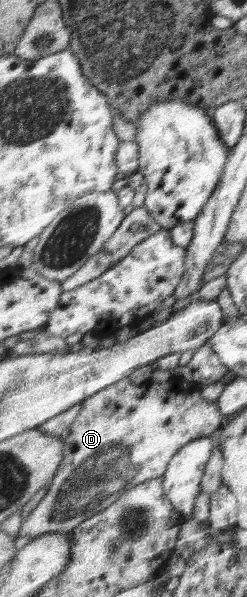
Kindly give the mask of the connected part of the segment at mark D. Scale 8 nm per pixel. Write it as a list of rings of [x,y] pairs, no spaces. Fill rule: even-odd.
[[[127,378],[88,399],[83,404],[82,415],[72,424],[71,434],[64,439],[64,461],[60,464],[53,485],[32,514],[23,521],[18,536],[70,533],[87,519],[116,503],[127,490],[166,476],[170,462],[185,445],[203,437],[217,435],[226,425],[227,418],[224,412],[220,412],[220,399],[205,401],[201,388],[202,385],[194,381],[171,379],[165,383],[153,383],[149,380],[137,385]]]

